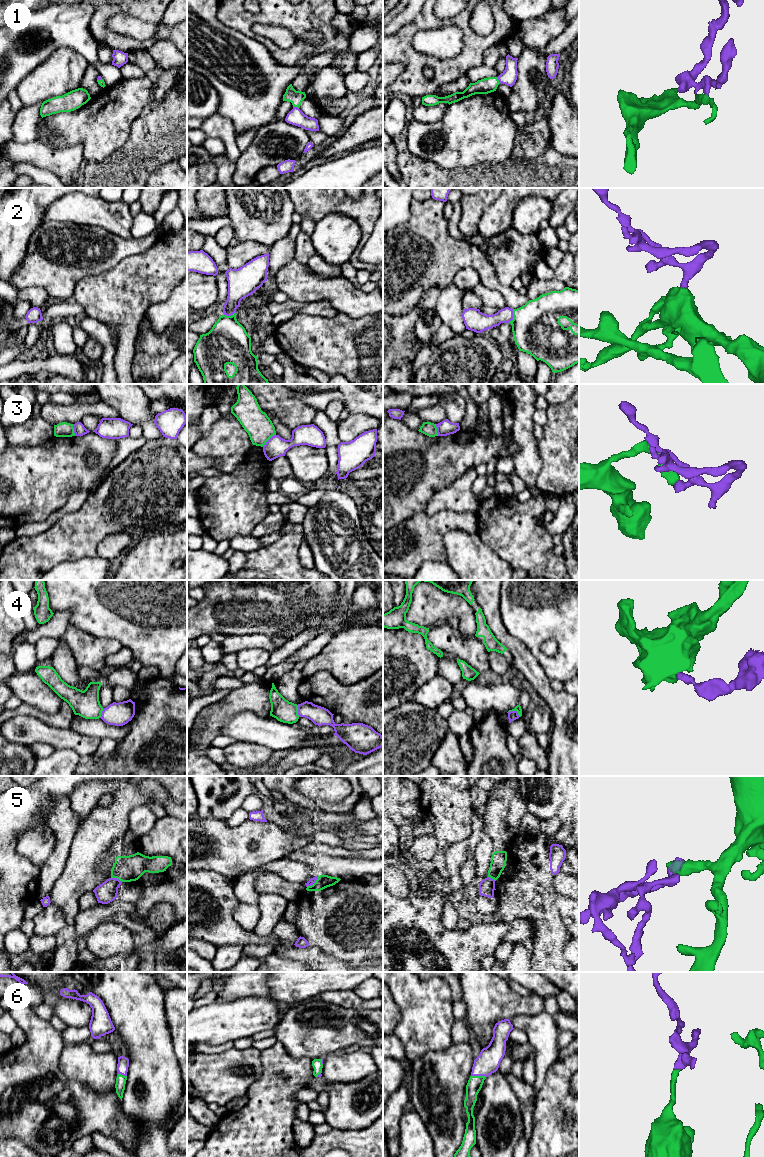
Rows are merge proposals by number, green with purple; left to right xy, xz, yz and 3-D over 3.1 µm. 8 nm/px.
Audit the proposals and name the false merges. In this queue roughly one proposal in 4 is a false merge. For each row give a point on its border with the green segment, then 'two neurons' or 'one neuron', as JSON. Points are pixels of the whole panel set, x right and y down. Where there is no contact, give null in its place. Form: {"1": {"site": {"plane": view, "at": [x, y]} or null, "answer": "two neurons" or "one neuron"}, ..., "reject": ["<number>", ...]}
{"1": {"site": {"plane": "xz", "at": [296, 106]}, "answer": "one neuron"}, "2": {"site": {"plane": "yz", "at": [513, 315]}, "answer": "one neuron"}, "3": {"site": {"plane": "xz", "at": [268, 439]}, "answer": "two neurons"}, "4": {"site": {"plane": "yz", "at": [515, 710]}, "answer": "two neurons"}, "5": {"site": {"plane": "xz", "at": [314, 883]}, "answer": "two neurons"}, "6": {"site": {"plane": "yz", "at": [478, 1076]}, "answer": "one neuron"}, "reject": ["3", "4", "5"]}

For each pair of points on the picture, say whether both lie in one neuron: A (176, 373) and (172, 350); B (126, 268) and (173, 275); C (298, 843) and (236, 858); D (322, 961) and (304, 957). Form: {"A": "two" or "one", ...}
{"A": "two", "B": "one", "C": "one", "D": "one"}

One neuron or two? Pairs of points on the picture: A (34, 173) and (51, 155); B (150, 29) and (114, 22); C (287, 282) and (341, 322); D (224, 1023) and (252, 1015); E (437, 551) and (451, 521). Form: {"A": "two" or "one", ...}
{"A": "two", "B": "one", "C": "two", "D": "one", "E": "one"}

